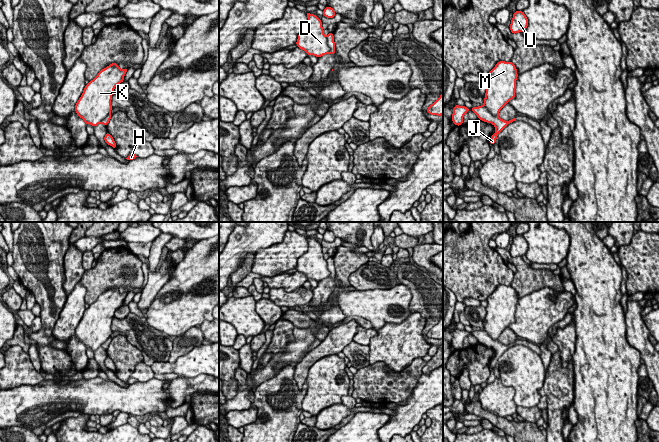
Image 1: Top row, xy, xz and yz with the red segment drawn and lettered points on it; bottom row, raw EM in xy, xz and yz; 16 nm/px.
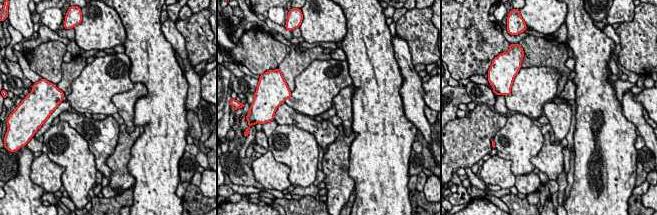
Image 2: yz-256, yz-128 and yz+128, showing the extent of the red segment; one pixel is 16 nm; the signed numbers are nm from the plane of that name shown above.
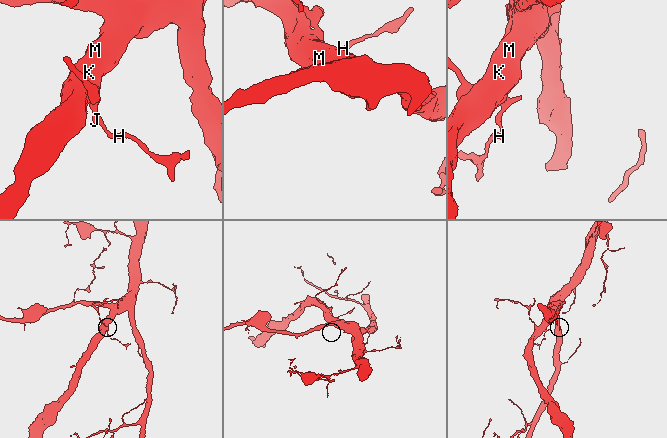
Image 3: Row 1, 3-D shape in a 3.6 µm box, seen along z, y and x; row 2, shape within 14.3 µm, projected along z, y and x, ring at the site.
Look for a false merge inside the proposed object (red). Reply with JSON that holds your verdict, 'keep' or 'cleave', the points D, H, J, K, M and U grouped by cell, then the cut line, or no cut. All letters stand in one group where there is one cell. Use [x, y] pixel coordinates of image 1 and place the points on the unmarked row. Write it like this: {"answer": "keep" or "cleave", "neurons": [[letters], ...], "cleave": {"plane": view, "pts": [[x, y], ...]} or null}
{"answer": "cleave", "neurons": [["D", "K", "M", "U"], ["H", "J"]], "cleave": {"plane": "xz", "pts": [[326, 260], [329, 277]]}}

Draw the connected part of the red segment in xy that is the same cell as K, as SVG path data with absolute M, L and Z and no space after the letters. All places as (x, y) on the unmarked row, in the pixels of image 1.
M112 287L102 293L88 309L85 309L75 329L75 335L86 349L97 350L111 336L114 313L124 305L127 294L127 292L120 293L117 287Z

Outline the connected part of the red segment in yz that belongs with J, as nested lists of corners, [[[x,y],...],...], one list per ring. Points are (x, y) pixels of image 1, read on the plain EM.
[[[484,330],[472,331],[471,334],[477,339],[480,344],[491,347],[495,350],[496,356],[490,361],[490,368],[496,367],[498,358],[510,347],[516,345],[513,342],[509,345],[504,345],[499,340],[493,340]]]

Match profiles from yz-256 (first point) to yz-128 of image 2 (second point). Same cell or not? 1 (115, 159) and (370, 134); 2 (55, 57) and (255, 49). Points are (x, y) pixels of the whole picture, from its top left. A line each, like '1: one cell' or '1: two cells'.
1: two cells
2: one cell

